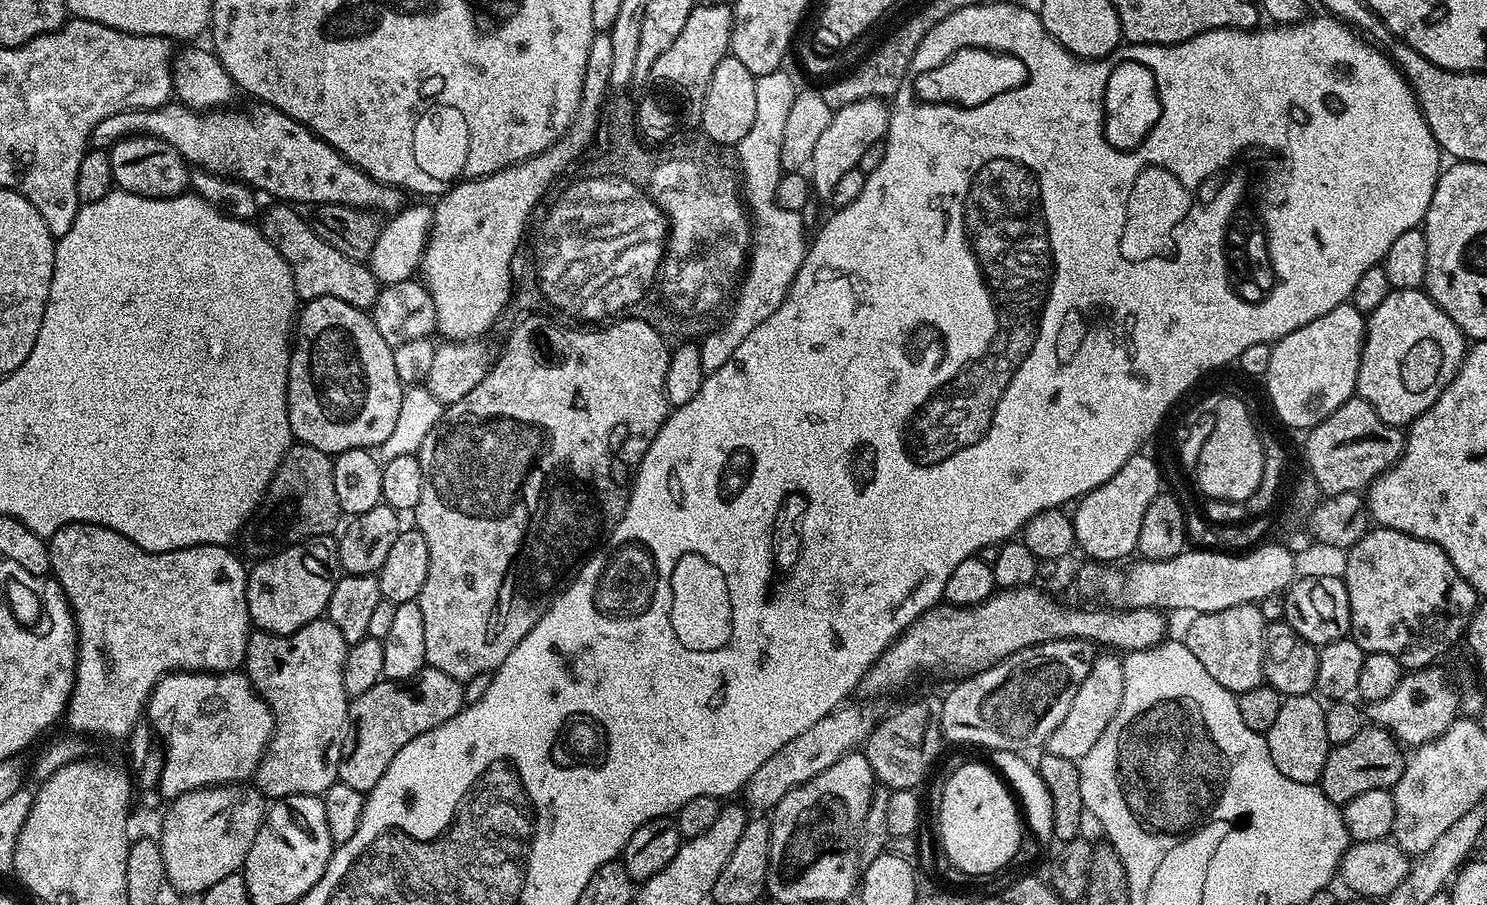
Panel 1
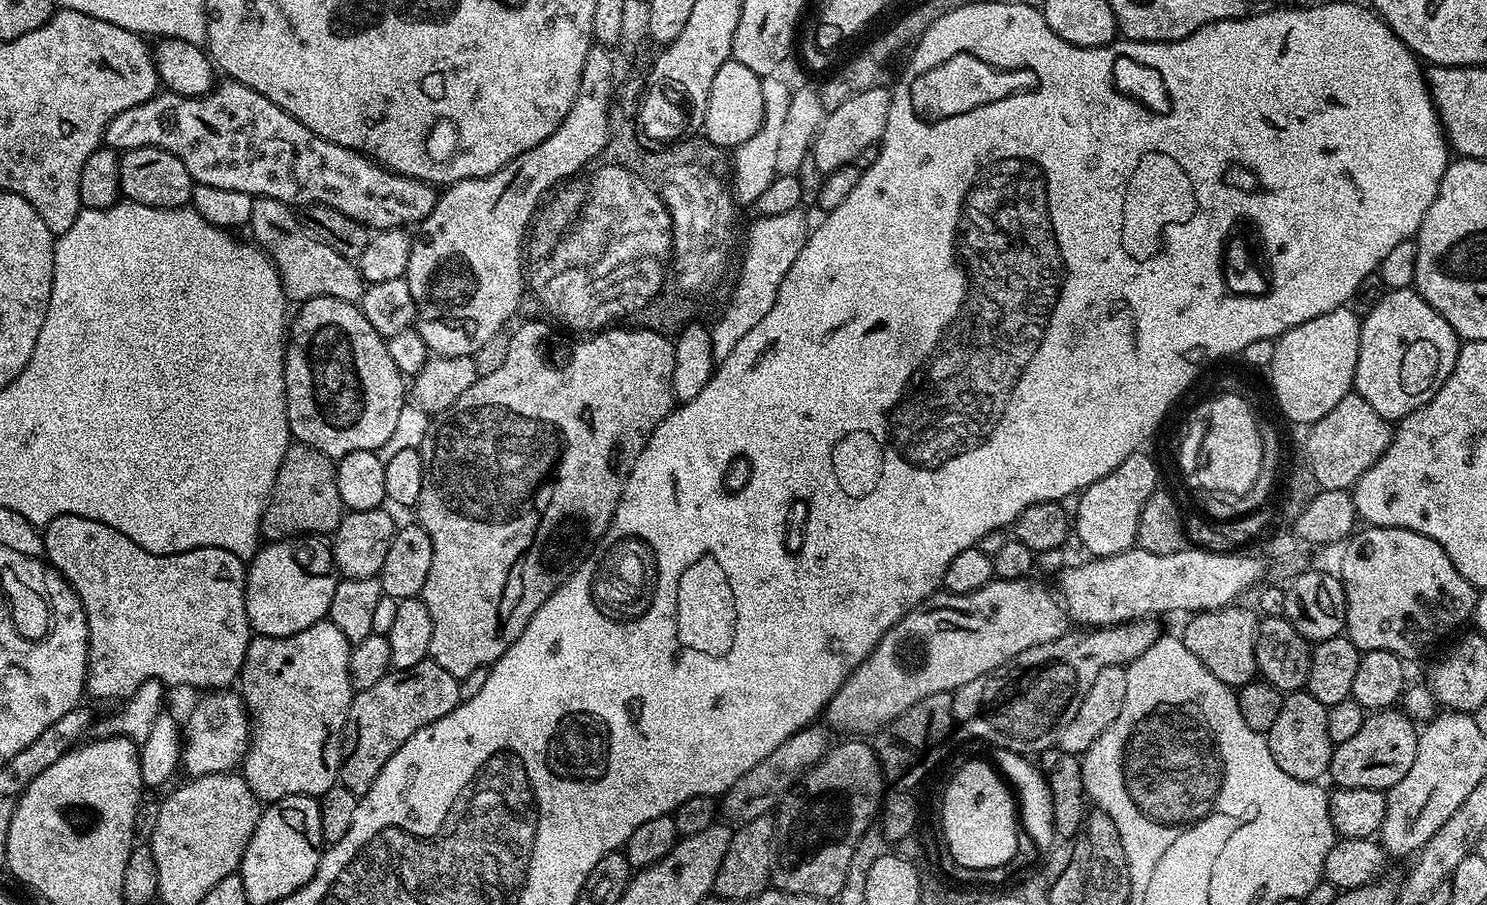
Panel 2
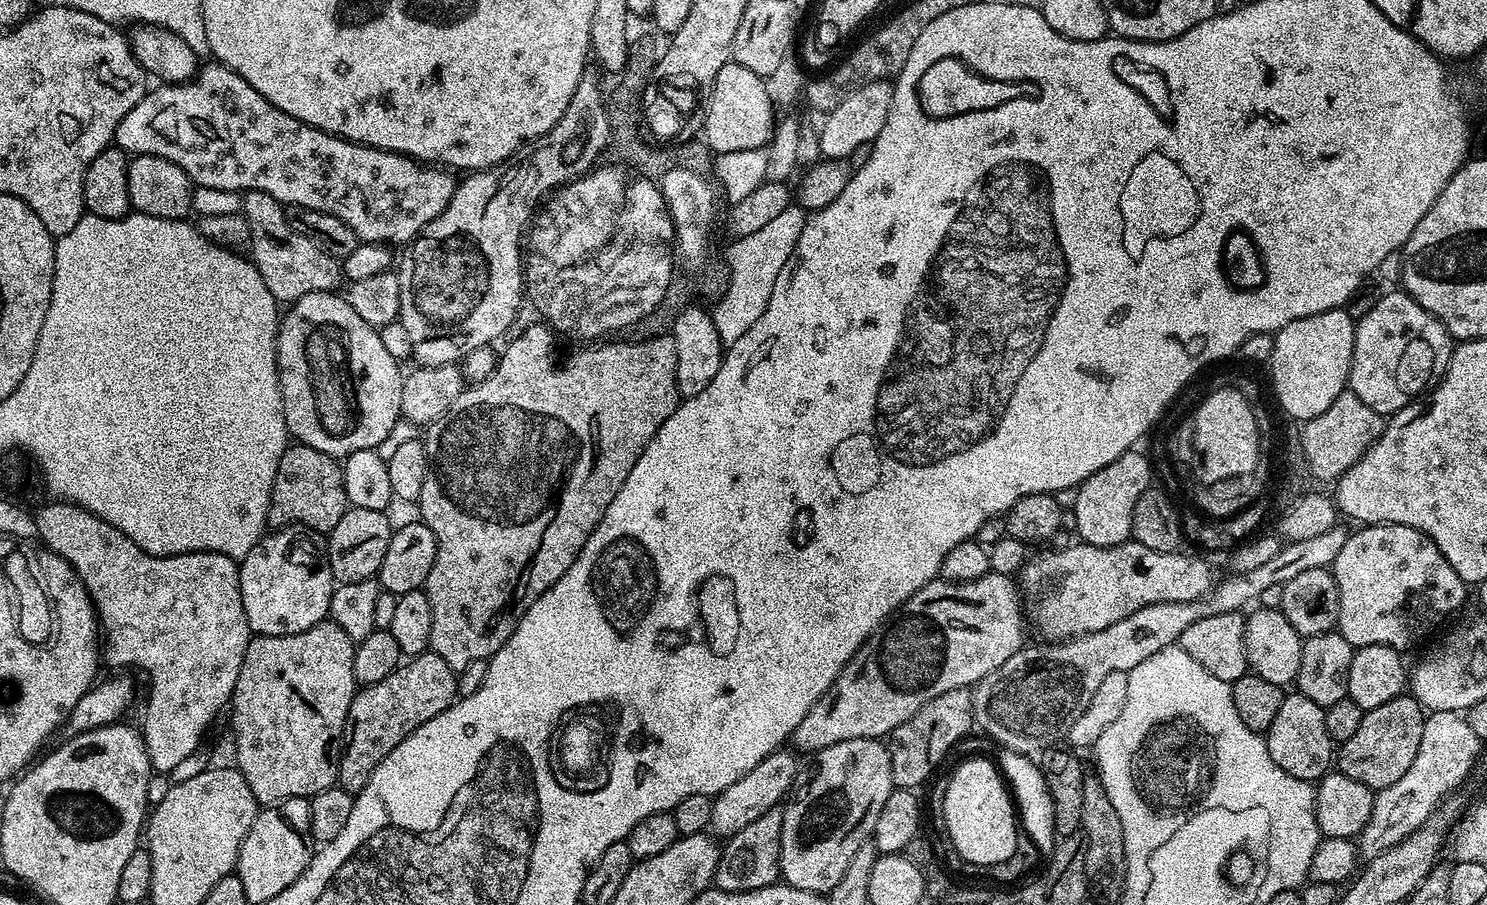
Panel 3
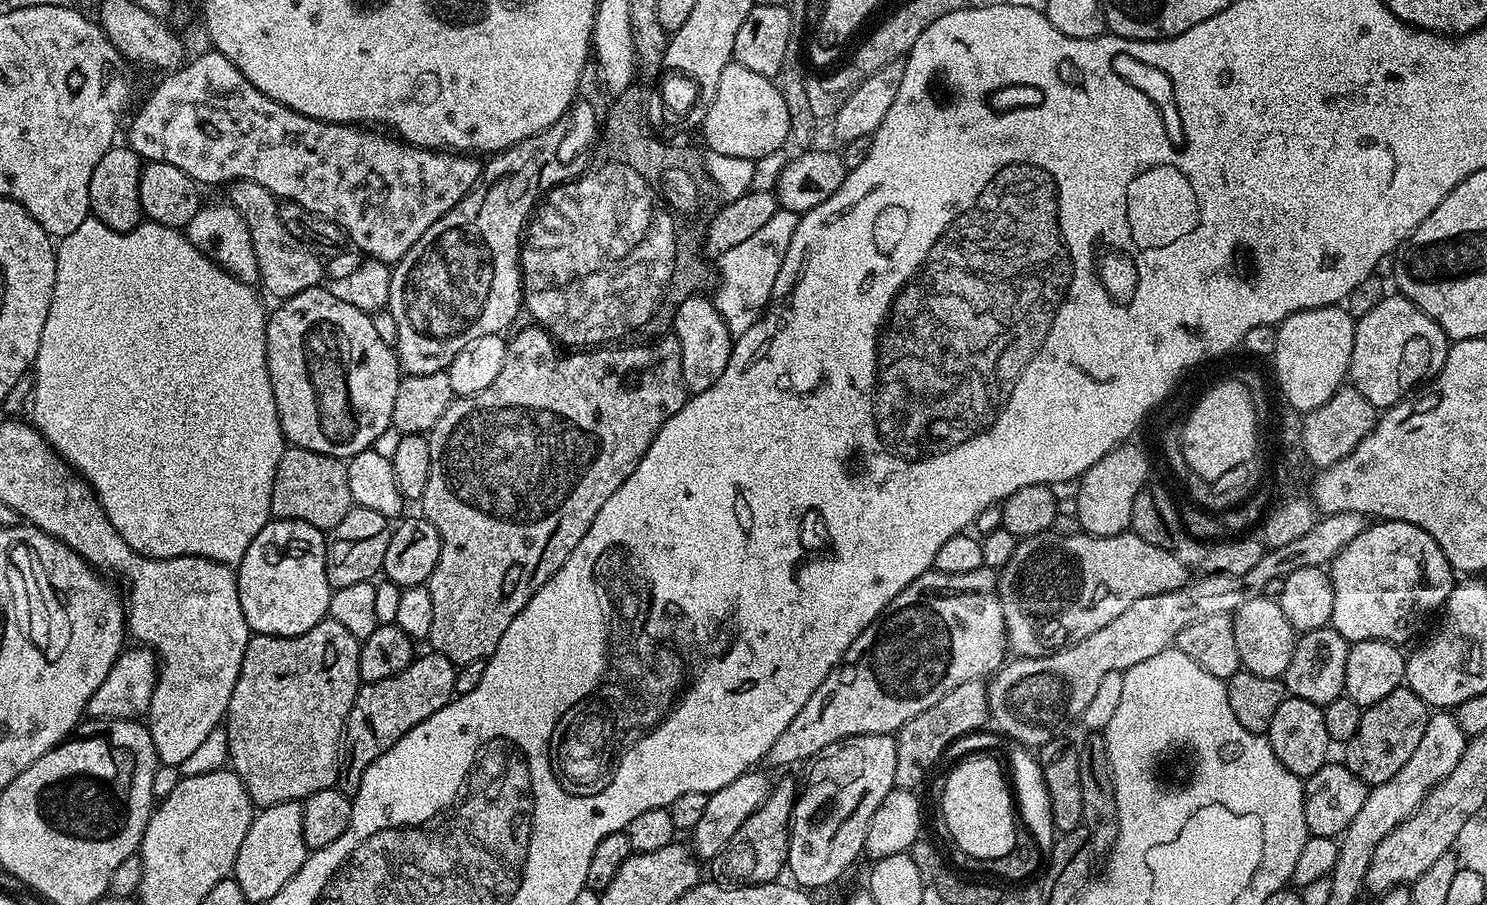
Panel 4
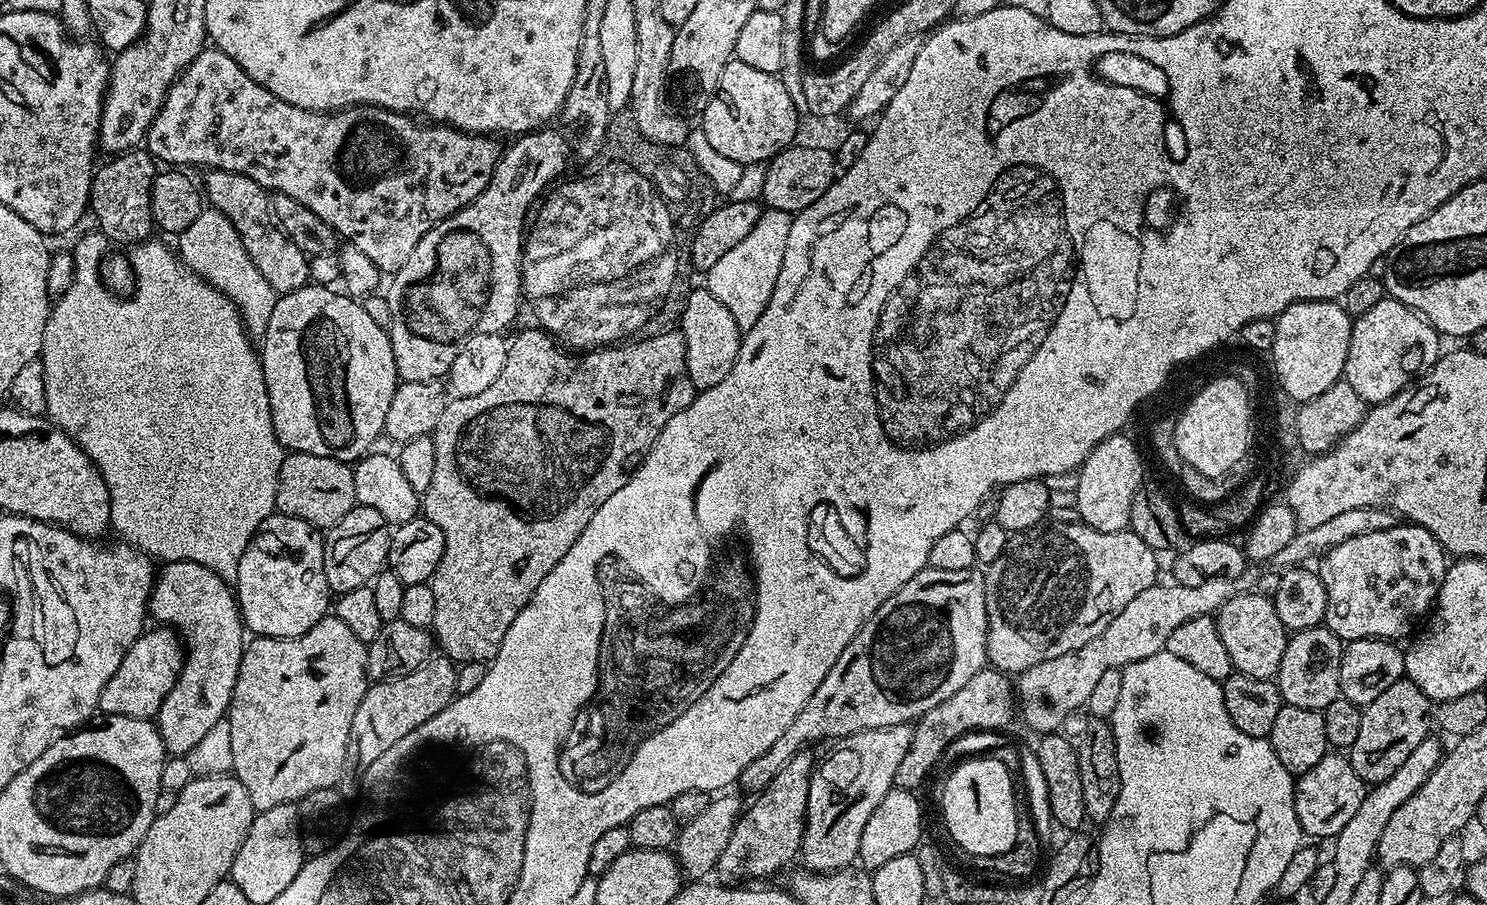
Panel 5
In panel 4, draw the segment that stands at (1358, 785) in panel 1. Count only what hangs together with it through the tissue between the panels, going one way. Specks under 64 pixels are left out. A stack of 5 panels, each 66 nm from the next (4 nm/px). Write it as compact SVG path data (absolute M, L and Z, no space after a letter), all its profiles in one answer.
M1401 686L1386 694L1382 702L1374 702L1369 708L1363 709L1358 722L1358 734L1350 738L1343 749L1342 763L1351 770L1363 784L1375 786L1382 782L1390 782L1414 749L1422 734L1426 731L1426 722L1430 715L1430 707L1418 694L1407 686Z

